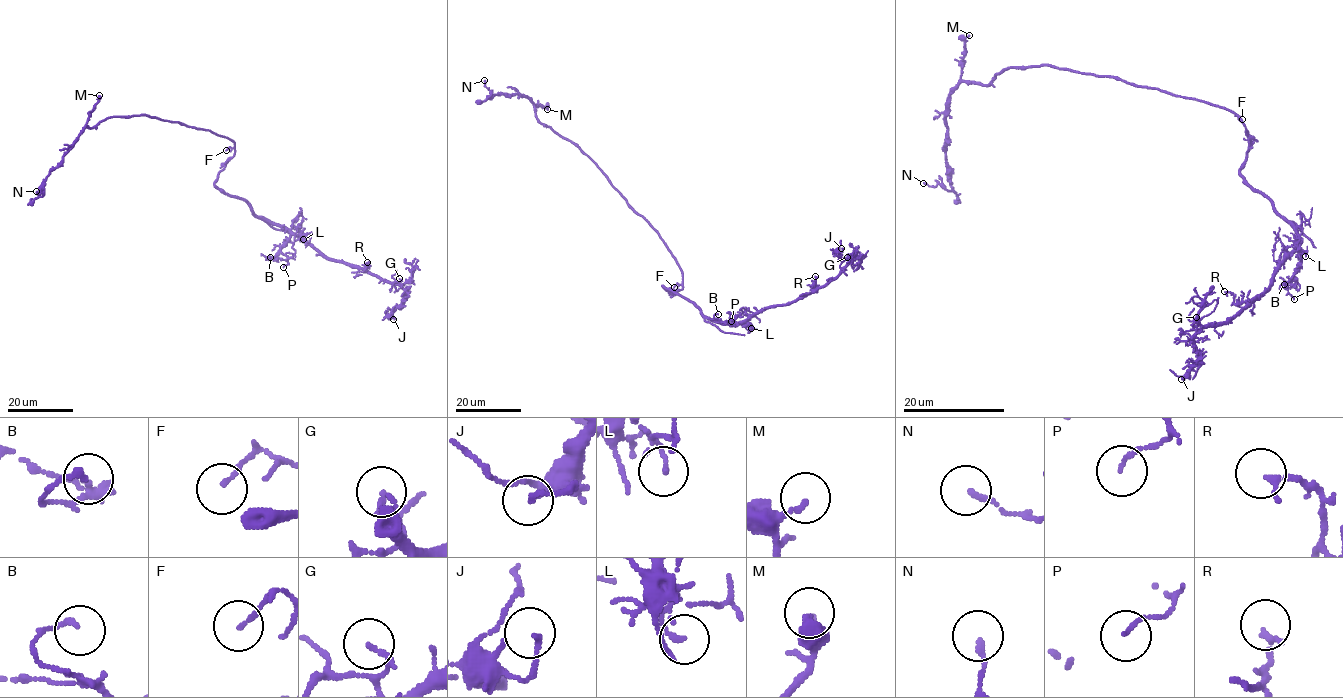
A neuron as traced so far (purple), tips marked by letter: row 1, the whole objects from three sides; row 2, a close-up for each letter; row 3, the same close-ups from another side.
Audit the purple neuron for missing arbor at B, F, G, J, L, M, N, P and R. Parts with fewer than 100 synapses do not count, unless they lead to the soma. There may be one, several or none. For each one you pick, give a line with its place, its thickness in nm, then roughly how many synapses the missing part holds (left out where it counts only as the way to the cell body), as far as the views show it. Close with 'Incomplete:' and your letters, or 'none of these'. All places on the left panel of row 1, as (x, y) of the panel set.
Incomplete: none of these

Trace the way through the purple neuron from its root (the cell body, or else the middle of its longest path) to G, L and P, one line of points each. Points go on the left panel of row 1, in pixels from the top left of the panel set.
G: (235, 144), (217, 186), (328, 257), (389, 283), (400, 284), (399, 278)
L: (235, 144), (235, 154), (214, 184), (242, 198), (256, 215), (302, 234), (303, 239)
P: (235, 144), (235, 154), (214, 184), (289, 232), (281, 248), (288, 263), (283, 267)

